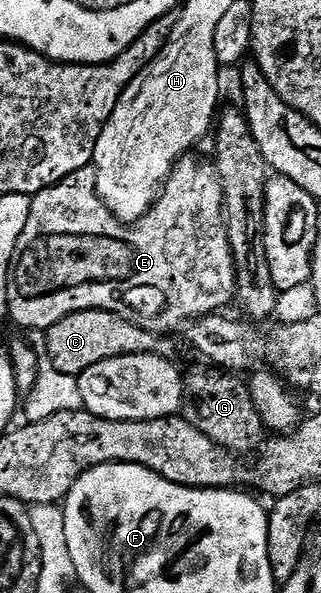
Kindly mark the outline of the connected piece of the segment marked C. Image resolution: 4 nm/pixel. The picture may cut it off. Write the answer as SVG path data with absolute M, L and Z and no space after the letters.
M87 309L66 315L58 319L46 330L48 335L48 347L46 360L54 363L62 375L70 375L79 378L86 367L94 367L94 363L106 363L106 359L114 359L122 355L142 355L153 353L159 357L175 358L176 345L173 338L168 335L151 333L141 325L126 320L122 315L102 311L101 309Z

